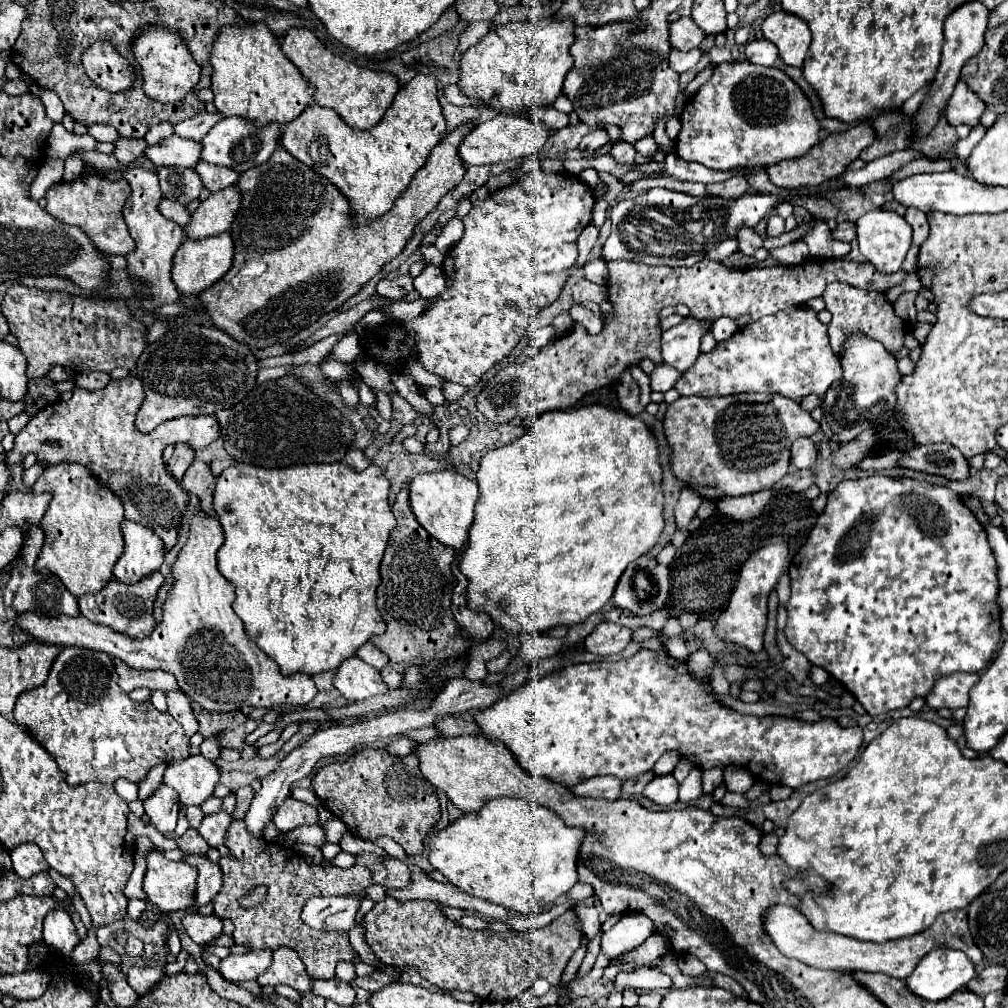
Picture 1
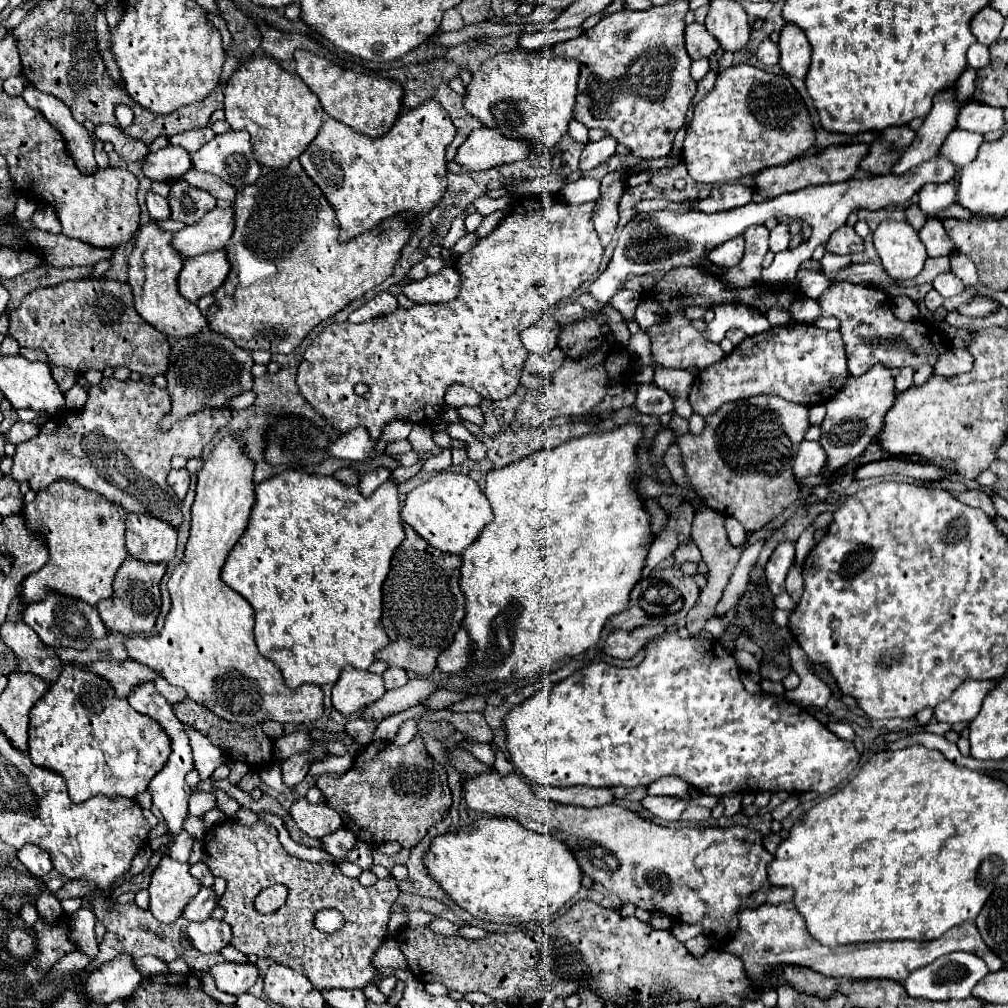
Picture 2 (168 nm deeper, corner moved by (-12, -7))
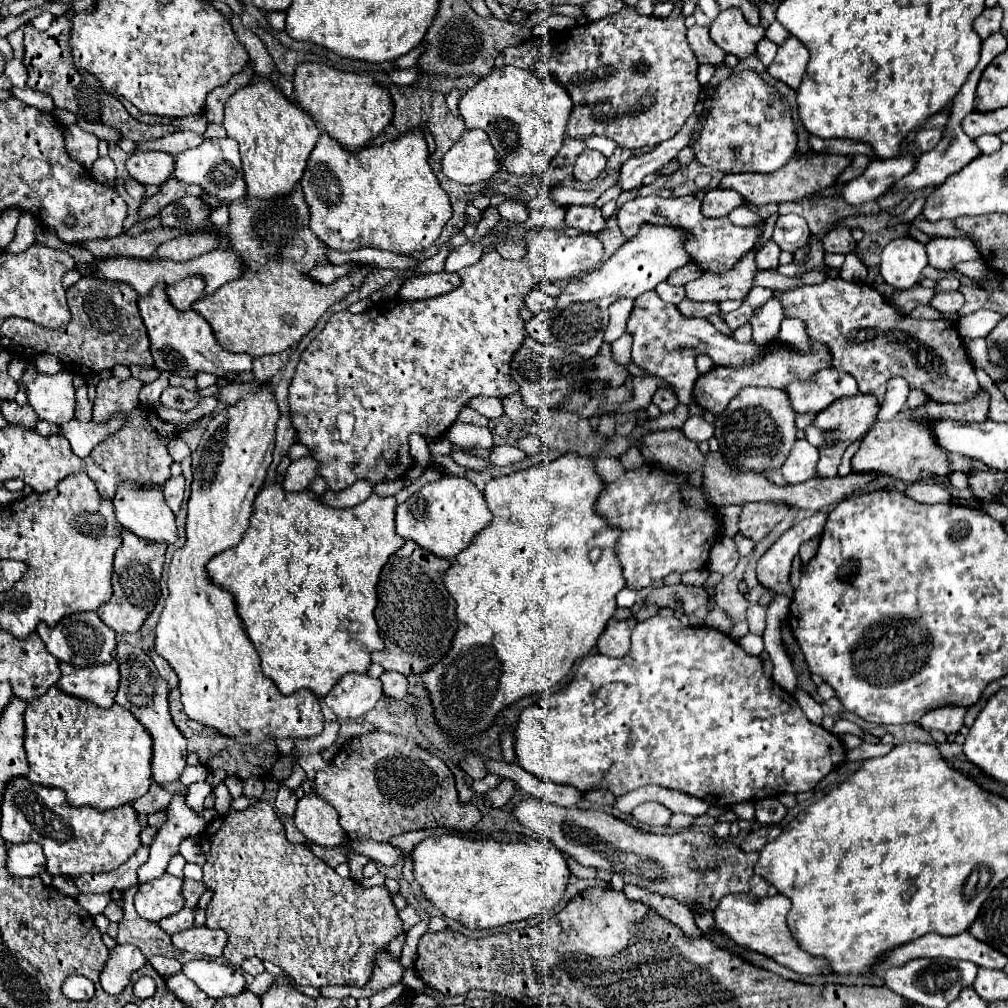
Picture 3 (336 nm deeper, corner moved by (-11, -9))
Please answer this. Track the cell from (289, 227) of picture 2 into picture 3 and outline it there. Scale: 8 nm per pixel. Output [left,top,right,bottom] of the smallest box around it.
[193,183,375,357]

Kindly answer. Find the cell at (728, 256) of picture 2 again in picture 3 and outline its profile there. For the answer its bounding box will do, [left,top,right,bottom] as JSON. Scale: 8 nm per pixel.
[617,195,761,273]

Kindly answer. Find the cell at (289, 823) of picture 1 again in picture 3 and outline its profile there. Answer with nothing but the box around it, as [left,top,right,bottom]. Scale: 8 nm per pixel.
[293,795,347,847]

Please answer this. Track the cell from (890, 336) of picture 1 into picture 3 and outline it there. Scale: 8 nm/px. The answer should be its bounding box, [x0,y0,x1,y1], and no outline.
[775,277,979,403]

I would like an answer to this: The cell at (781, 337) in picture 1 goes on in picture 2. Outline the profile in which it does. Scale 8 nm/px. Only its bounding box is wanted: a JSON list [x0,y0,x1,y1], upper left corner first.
[688,323,848,417]

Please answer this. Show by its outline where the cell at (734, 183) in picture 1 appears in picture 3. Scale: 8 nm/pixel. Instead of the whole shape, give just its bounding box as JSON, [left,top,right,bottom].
[703,189,745,217]

